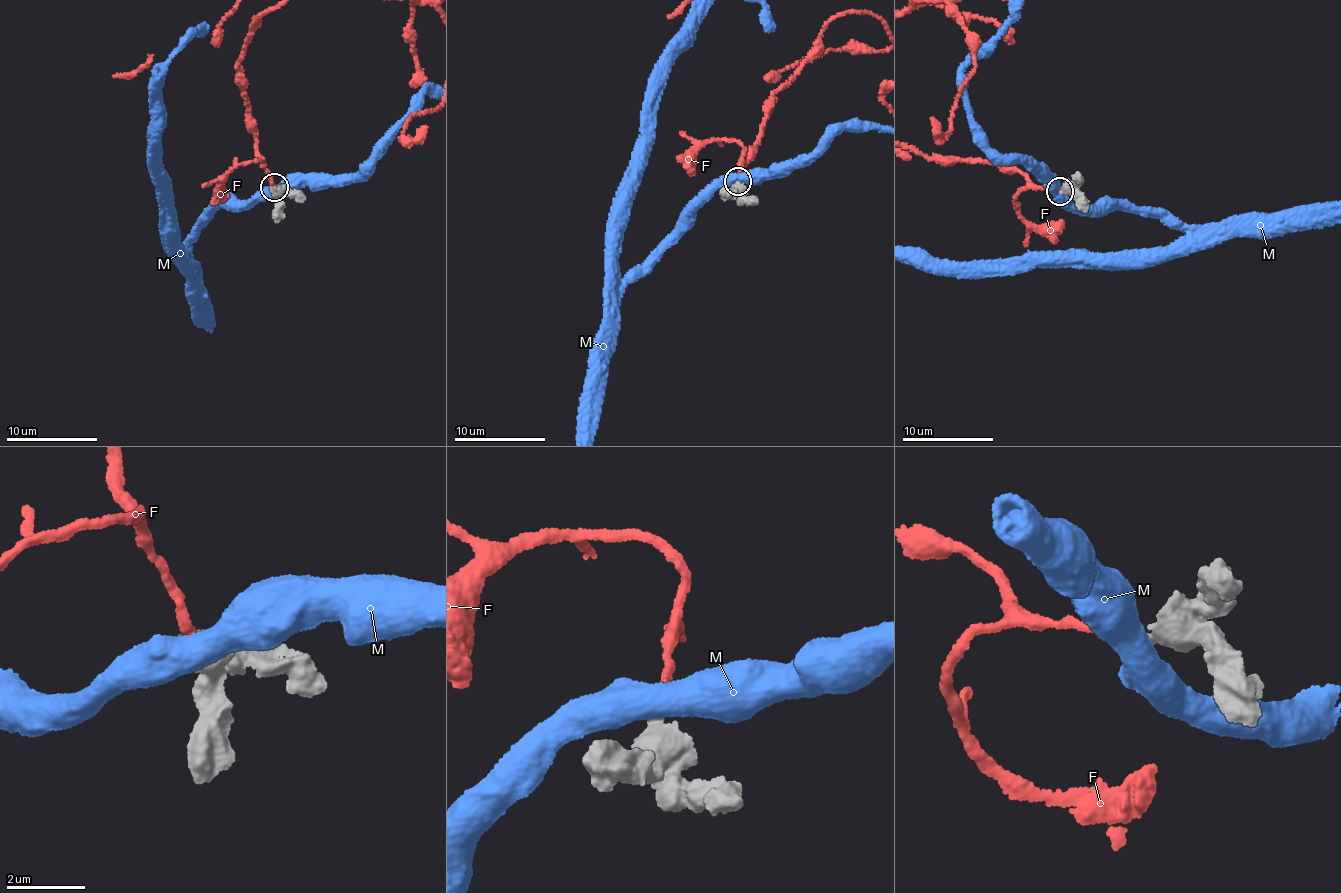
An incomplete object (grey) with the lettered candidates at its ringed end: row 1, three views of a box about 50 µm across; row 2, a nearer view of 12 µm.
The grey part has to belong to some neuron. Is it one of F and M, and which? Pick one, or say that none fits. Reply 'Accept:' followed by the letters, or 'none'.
Accept: F

